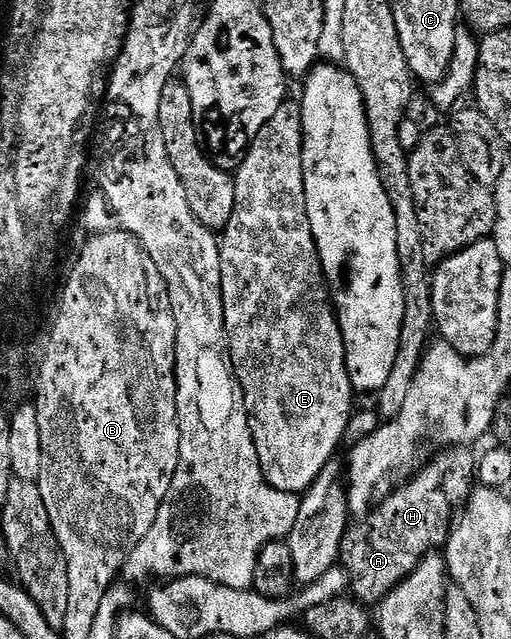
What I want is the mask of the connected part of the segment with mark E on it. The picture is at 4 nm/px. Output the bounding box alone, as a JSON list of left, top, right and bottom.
[219,101,353,495]

